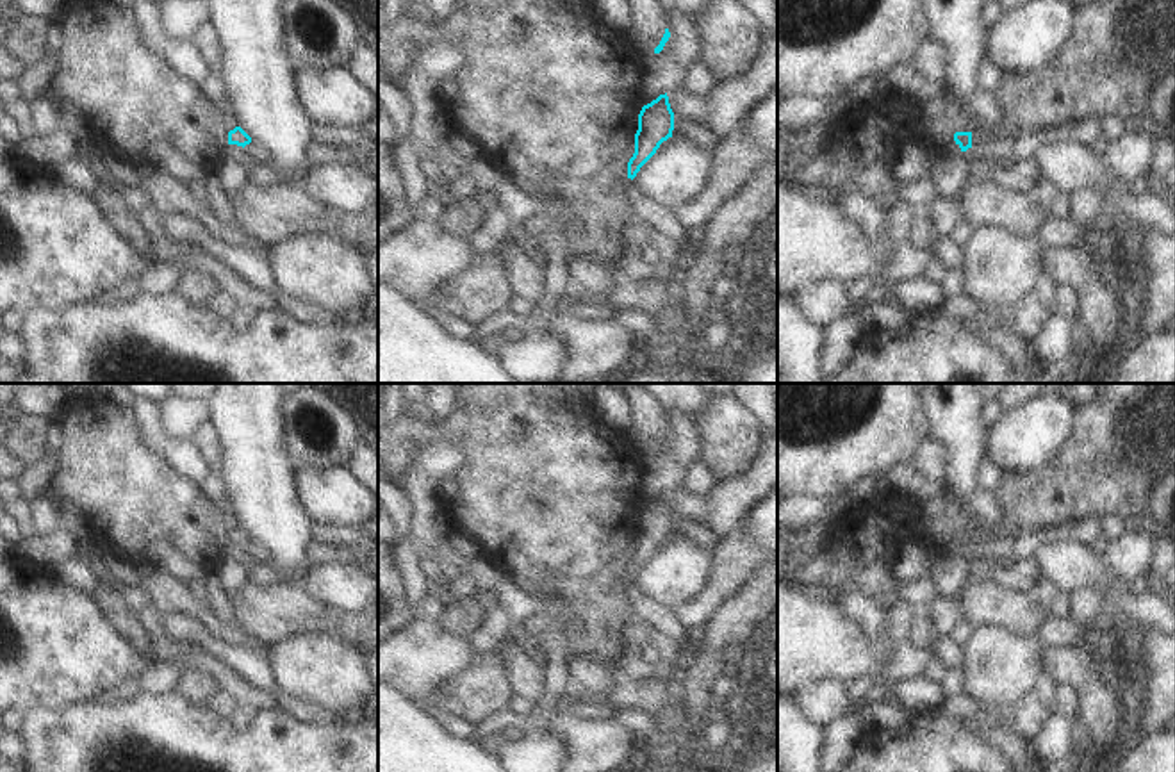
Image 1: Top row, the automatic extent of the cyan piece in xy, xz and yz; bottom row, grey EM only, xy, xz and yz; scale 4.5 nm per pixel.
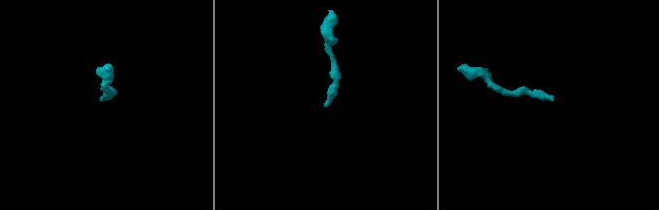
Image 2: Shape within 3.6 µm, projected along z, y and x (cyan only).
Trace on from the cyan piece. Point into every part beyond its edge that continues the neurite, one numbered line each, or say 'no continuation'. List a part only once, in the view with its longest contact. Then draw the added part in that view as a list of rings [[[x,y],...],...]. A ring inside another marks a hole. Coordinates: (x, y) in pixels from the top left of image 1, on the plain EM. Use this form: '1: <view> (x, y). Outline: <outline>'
1: yz (983, 537). Outline: [[[979,530],[972,531],[972,547],[991,547],[995,551],[1004,551],[1006,542],[1002,535],[990,531],[990,530]]]

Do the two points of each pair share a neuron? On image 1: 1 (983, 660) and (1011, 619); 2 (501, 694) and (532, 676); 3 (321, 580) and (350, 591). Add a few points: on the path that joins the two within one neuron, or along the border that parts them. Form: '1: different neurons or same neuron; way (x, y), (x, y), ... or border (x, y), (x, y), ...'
1: different neurons; border (974, 630), (1004, 628), (1020, 635), (1035, 635)
2: different neurons; border (493, 651), (514, 694)
3: same neuron; way (328, 583), (343, 587)

